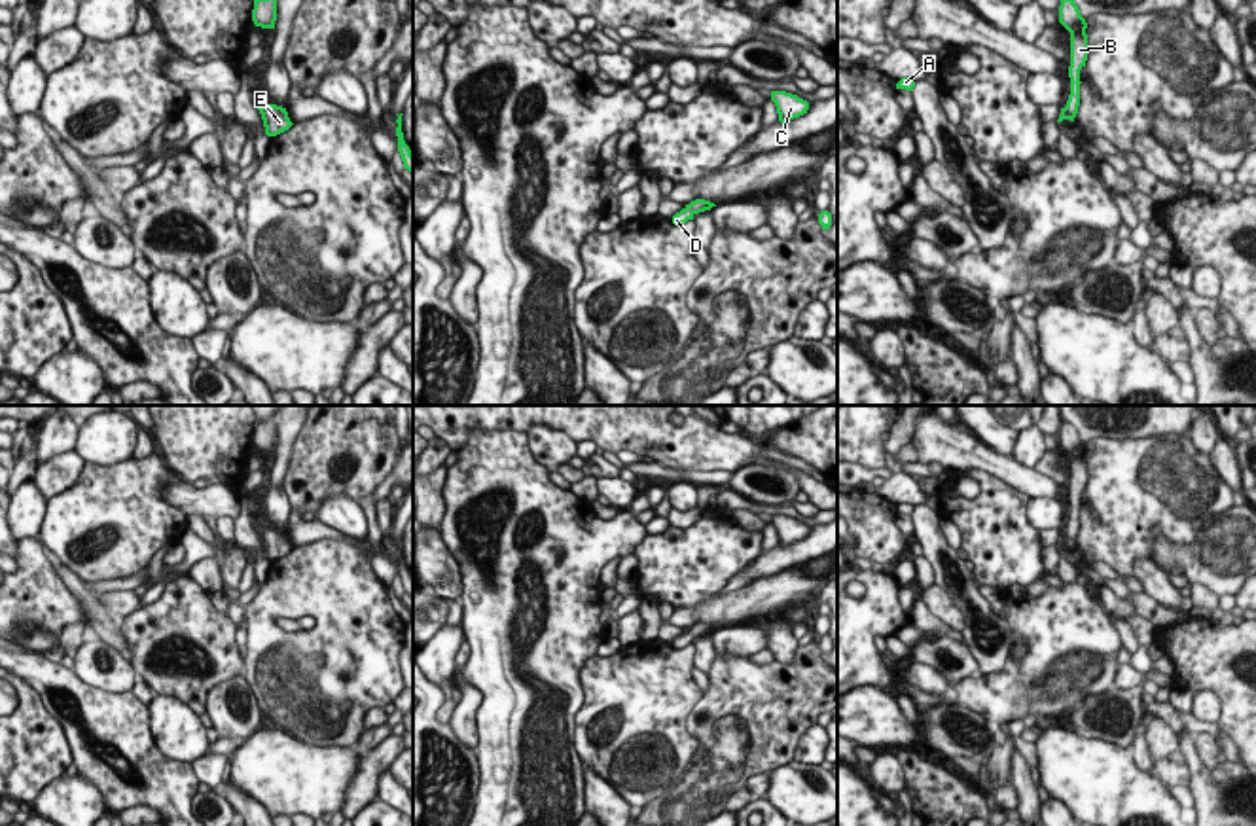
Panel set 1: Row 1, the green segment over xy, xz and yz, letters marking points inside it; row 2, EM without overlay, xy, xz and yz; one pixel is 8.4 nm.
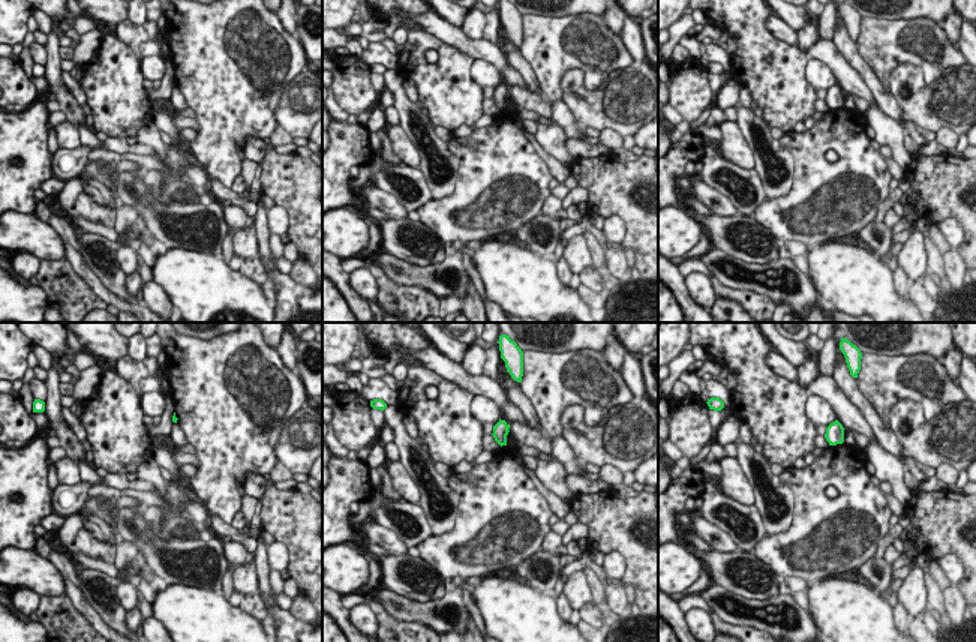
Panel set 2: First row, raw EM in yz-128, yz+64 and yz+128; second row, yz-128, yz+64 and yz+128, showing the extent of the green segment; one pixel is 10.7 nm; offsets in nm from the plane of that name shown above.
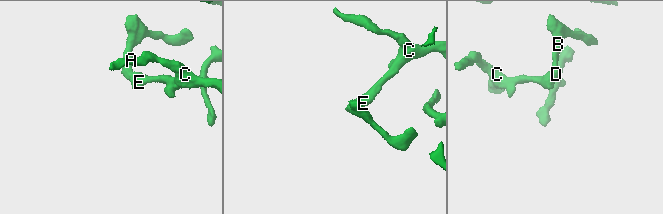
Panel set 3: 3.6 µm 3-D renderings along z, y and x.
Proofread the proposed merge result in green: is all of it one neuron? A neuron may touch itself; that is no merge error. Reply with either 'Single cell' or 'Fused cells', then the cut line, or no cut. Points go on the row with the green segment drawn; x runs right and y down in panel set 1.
Single cell. No split.

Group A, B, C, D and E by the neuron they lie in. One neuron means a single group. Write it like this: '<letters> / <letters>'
A B C D E

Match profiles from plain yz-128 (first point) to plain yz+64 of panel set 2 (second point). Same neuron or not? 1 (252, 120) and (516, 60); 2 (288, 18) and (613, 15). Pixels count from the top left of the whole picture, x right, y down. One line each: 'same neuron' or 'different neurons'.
1: different neurons
2: different neurons

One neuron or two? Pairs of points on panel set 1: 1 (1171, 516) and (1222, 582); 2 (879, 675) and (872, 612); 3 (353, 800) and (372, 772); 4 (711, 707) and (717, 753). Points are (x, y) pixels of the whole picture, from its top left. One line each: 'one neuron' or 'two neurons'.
1: two neurons
2: one neuron
3: one neuron
4: one neuron

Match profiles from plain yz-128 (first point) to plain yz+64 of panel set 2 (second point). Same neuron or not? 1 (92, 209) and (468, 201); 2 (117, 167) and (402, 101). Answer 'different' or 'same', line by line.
1: same
2: same

